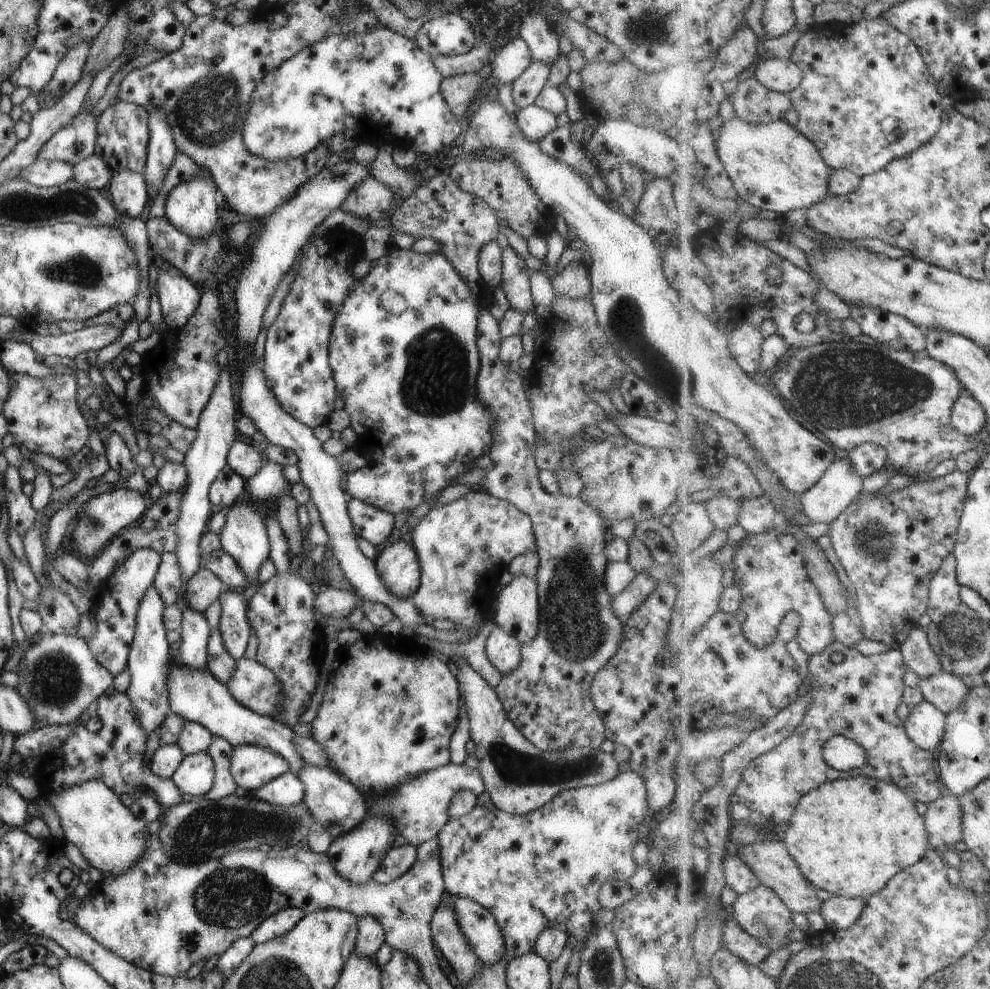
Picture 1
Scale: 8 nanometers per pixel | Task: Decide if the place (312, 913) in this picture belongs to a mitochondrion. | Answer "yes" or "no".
no

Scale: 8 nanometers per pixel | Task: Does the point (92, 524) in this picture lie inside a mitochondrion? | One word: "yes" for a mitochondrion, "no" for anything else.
yes

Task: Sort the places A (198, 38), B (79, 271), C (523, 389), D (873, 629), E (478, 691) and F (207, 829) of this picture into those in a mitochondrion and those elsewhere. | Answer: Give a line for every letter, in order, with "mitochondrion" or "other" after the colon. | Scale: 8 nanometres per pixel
A: other
B: mitochondrion
C: other
D: other
E: other
F: mitochondrion

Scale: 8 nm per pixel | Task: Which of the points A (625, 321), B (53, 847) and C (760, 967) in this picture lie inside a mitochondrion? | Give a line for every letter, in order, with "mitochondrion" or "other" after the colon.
A: mitochondrion
B: other
C: other

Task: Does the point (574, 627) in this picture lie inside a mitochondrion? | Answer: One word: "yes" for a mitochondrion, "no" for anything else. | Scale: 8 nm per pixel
yes

